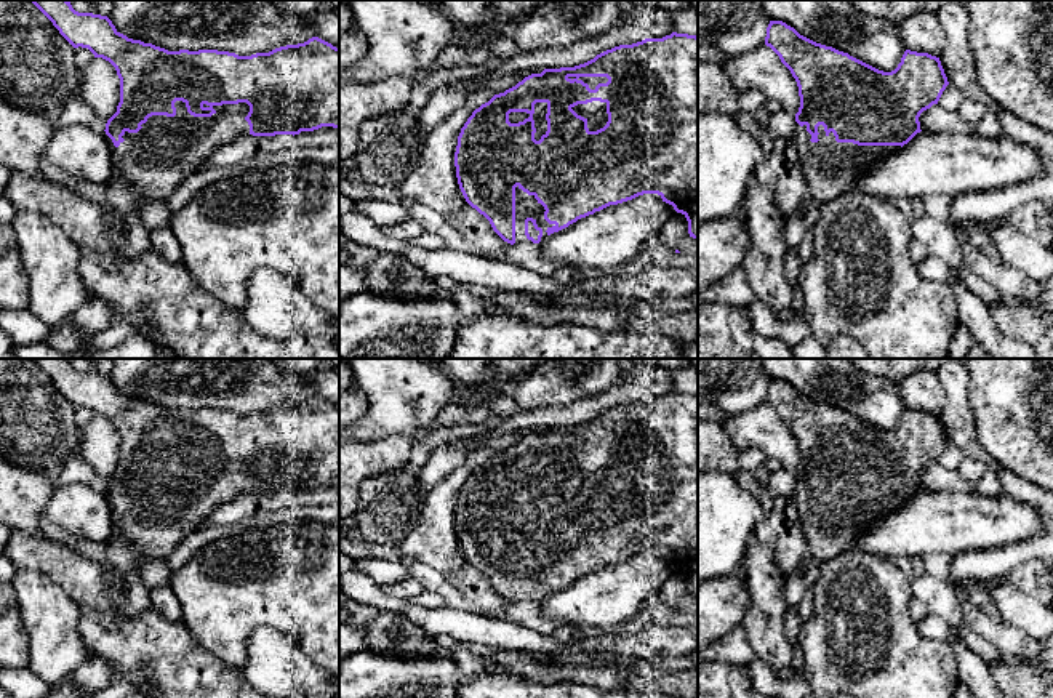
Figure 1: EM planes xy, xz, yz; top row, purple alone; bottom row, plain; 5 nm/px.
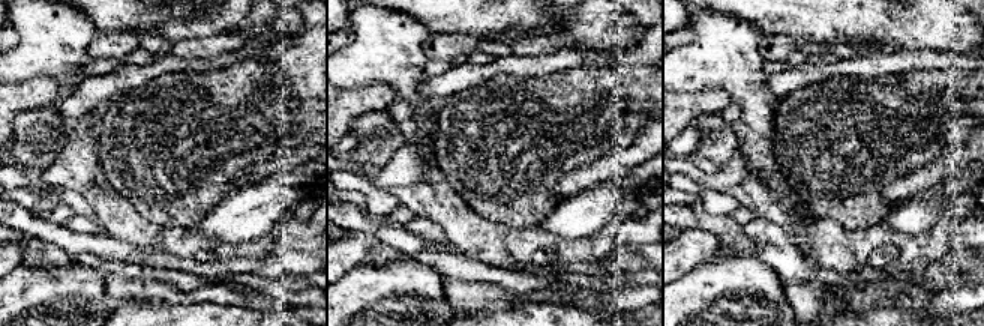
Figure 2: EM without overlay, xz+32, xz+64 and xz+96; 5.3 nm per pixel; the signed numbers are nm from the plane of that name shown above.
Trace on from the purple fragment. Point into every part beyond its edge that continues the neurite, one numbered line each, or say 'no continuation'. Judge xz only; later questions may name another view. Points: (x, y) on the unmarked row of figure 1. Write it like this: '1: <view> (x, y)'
1: xz (527, 564)

